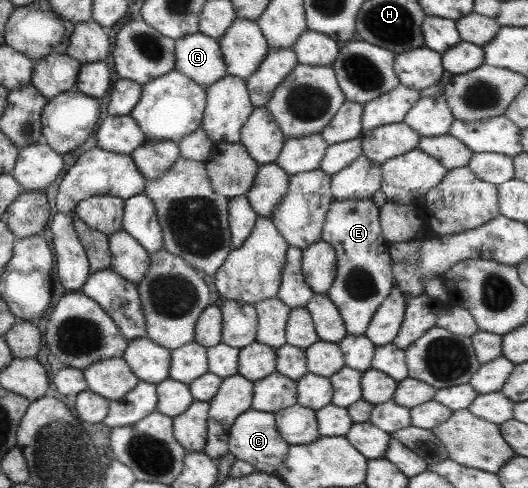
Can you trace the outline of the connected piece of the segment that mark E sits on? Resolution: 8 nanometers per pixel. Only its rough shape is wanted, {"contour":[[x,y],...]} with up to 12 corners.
{"contour":[[334,201],[320,239],[336,274],[326,293],[361,336],[394,280],[379,208]]}

